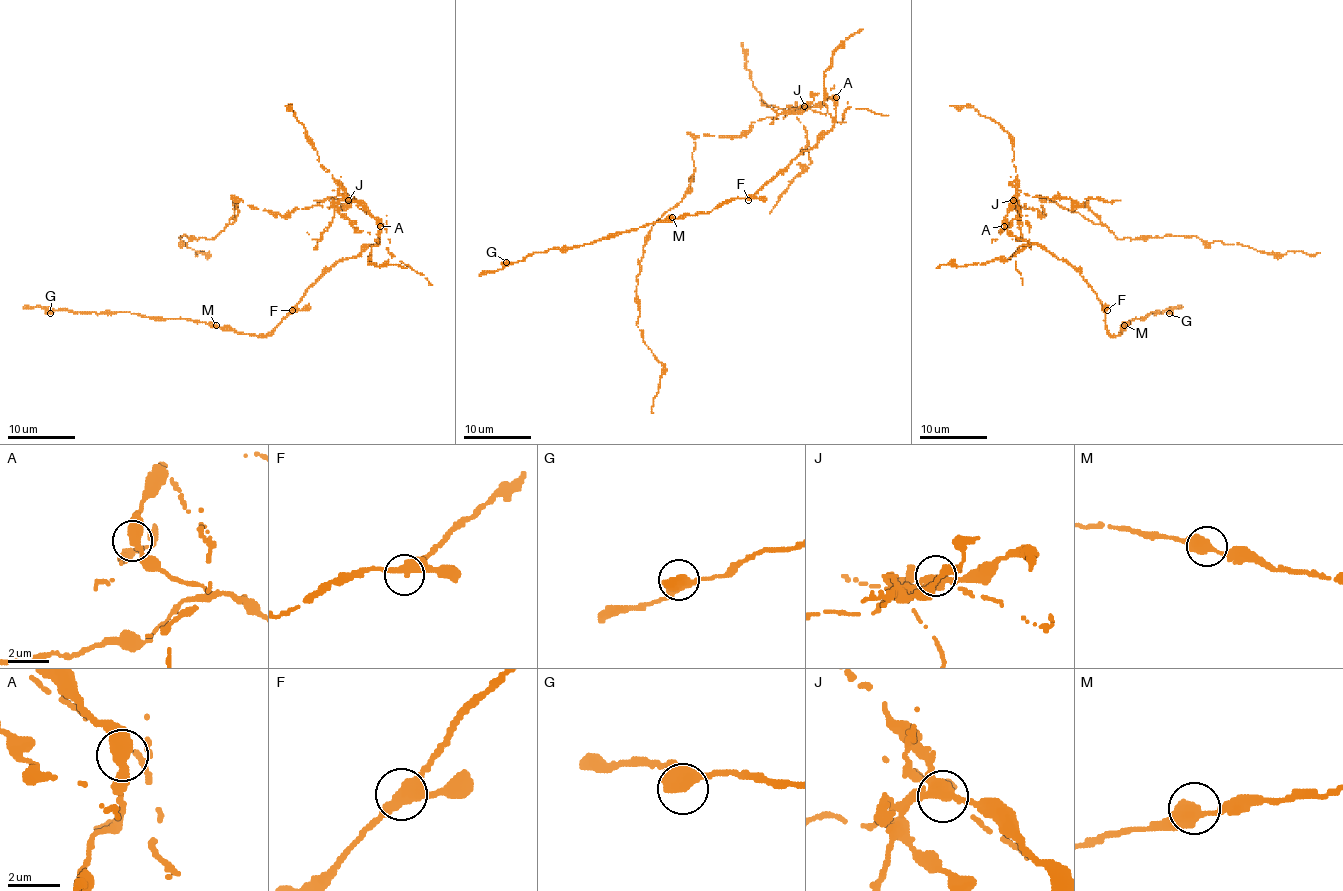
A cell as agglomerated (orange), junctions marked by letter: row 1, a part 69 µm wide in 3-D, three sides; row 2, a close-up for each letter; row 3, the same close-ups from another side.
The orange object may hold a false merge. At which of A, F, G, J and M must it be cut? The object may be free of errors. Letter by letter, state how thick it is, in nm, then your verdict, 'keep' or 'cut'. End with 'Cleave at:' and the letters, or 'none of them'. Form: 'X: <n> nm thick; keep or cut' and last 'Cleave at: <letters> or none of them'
A: 420 nm thick; keep
F: 400 nm thick; keep
G: 440 nm thick; keep
J: 360 nm thick; cut
M: 420 nm thick; keep
Cleave at: J

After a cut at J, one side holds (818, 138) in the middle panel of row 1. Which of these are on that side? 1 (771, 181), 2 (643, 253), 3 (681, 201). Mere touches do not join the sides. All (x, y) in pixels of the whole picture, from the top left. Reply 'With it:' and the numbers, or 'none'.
With it: 1

